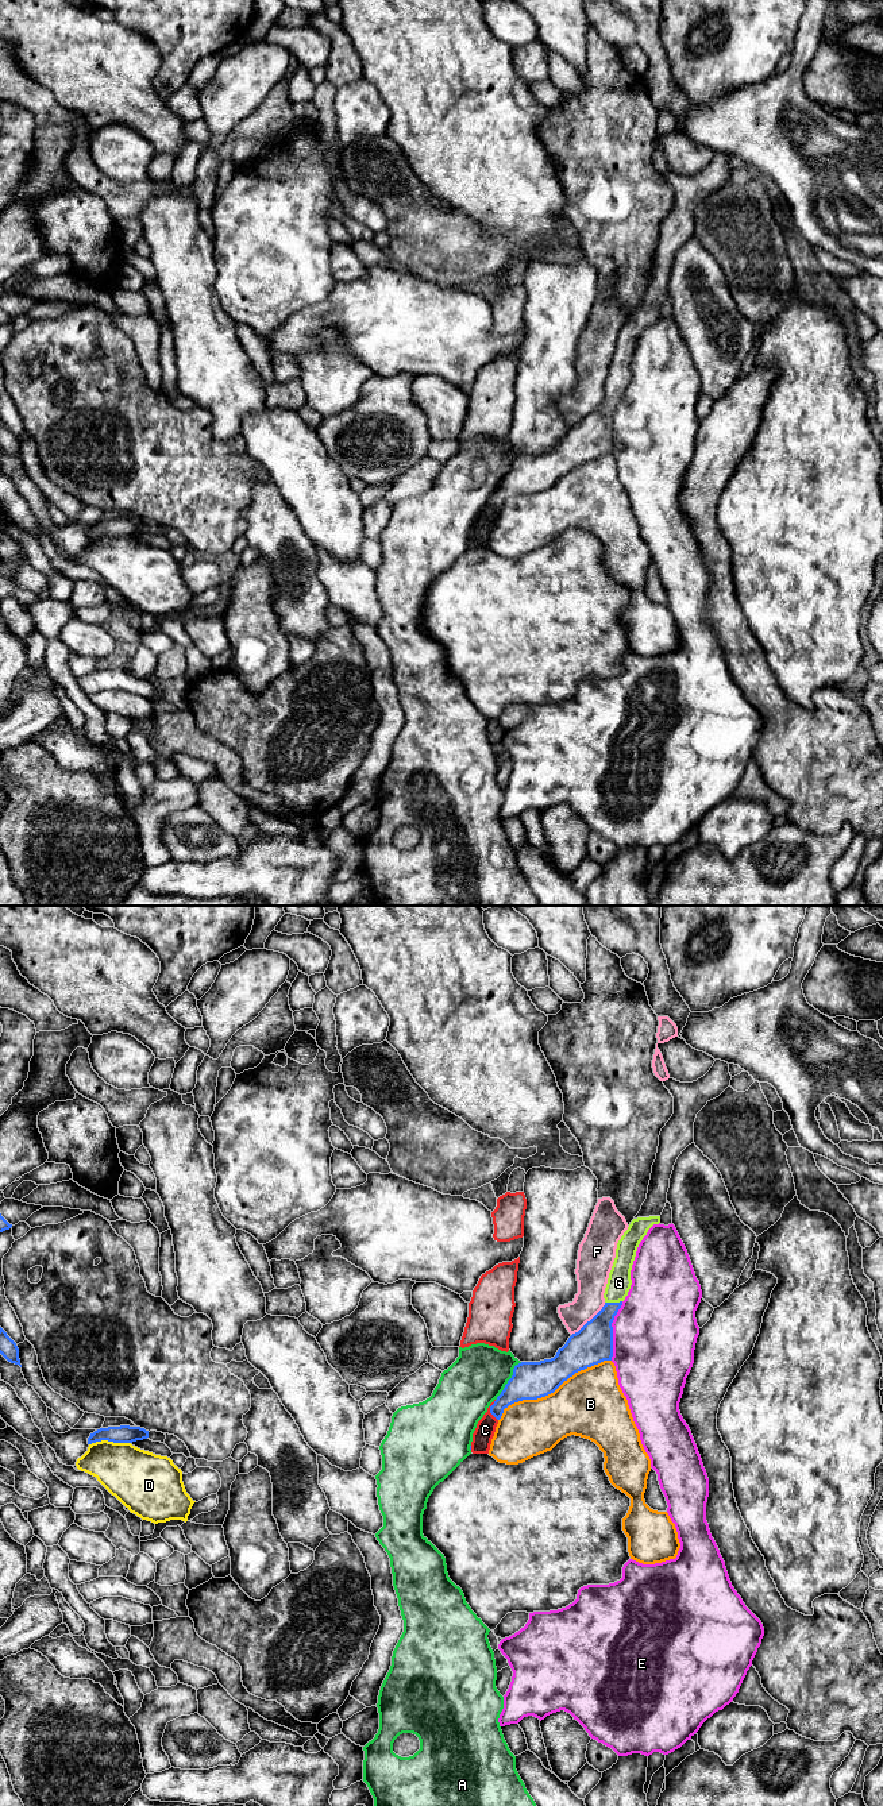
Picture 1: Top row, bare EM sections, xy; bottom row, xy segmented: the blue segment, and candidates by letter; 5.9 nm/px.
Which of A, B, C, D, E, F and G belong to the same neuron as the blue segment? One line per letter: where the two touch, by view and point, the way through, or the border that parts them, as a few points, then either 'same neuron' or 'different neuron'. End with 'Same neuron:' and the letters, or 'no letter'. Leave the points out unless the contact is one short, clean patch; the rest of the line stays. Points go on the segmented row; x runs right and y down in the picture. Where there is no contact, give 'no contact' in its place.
A: meets blue in xy at (509, 1380); different neuron
B: meets blue in xy at (551, 1392); different neuron
C: meets blue in xy at (490, 1411); different neuron
D: meets blue in xy at (110, 1440); different neuron
E: meets blue in xy at (612, 1331); different neuron
F: meets blue in xy at (590, 1320); different neuron
G: meets blue in xy at (613, 1303); runs through xy (594, 1339), (601, 1322), (613, 1303), (619, 1282); same neuron
Same neuron: G

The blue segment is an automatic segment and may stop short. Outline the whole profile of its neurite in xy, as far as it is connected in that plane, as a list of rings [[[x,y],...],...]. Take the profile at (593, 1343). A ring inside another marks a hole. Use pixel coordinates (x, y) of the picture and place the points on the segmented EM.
[[[716,1060],[710,1070],[697,1081],[680,1083],[674,1078],[663,1081],[674,1097],[674,1114],[659,1135],[647,1199],[617,1243],[616,1258],[604,1293],[605,1305],[568,1338],[554,1358],[521,1362],[514,1366],[512,1378],[490,1406],[490,1413],[497,1420],[509,1405],[545,1397],[575,1373],[604,1361],[612,1361],[612,1323],[631,1289],[631,1270],[637,1247],[648,1230],[660,1223],[674,1165],[682,1151],[694,1142],[697,1114],[730,1087],[730,1080],[729,1064]]]

